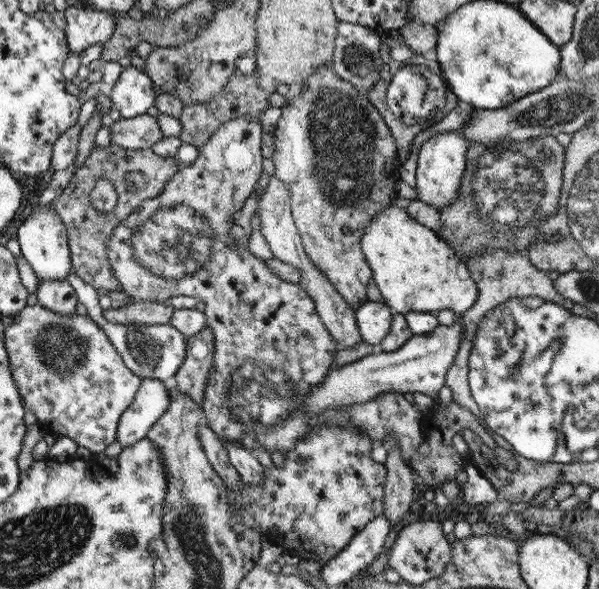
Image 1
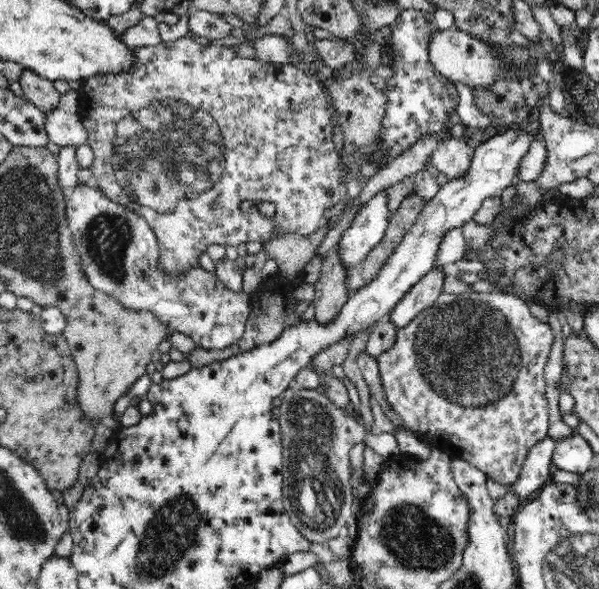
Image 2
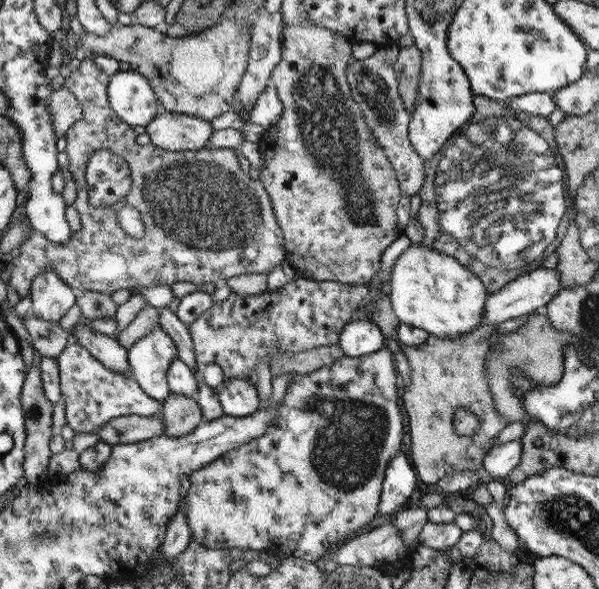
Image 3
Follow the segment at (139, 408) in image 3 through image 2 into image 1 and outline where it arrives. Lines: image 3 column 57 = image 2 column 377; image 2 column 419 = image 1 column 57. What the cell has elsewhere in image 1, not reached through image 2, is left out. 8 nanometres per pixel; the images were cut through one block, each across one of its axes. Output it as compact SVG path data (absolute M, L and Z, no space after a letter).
M40 304L28 305L13 323L5 326L4 346L24 405L35 413L36 422L45 432L50 431L57 438L69 436L94 455L104 452L116 440L119 421L135 400L142 378L127 367L108 334L94 319L77 313L72 316L56 314Z

